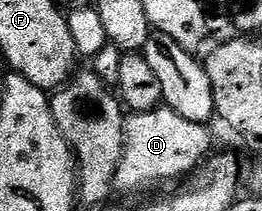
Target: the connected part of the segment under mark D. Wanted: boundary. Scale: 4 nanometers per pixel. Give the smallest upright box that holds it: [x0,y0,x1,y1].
[115,105,213,191]

